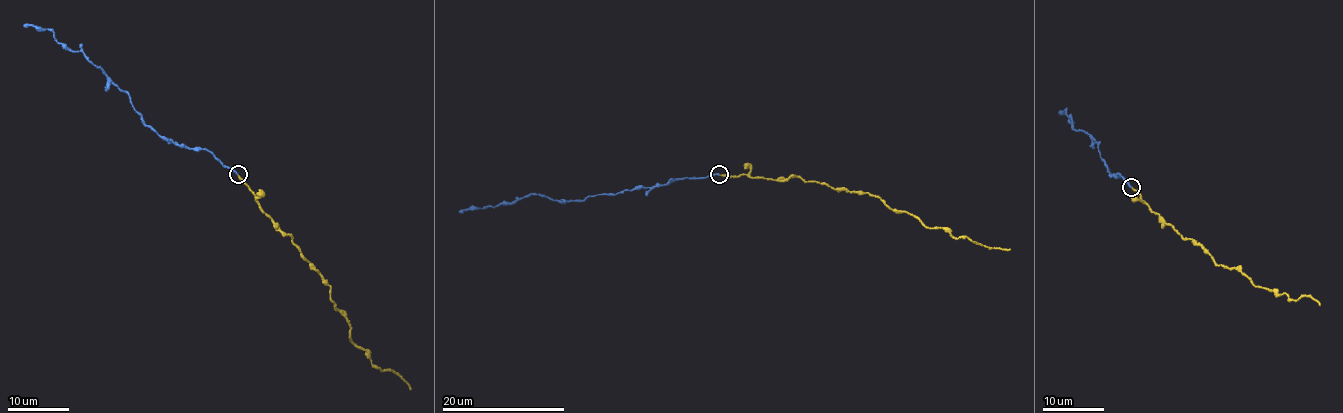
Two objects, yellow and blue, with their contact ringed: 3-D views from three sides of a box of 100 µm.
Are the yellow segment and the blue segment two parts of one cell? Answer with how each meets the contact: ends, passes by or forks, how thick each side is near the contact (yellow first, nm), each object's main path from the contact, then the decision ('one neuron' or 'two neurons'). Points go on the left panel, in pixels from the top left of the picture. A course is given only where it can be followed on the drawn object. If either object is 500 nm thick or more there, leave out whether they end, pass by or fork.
yellow ends | blue ends | 170/190 nm | yellow via (237, 175), (319, 271), (347, 321), (353, 343), (366, 350), (374, 366), (399, 374), (411, 389) | blue via (237, 175), (208, 151), (163, 138), (85, 54), (67, 49), (47, 29), (24, 24) | one neuron

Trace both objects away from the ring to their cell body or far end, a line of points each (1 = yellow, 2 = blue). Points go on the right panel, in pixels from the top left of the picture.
1: (1131, 187), (1163, 223), (1200, 244), (1212, 261), (1235, 267), (1265, 289), (1290, 300), (1309, 296), (1320, 305)
2: (1131, 187), (1120, 174), (1108, 176), (1098, 142), (1081, 130), (1075, 131), (1065, 109), (1060, 113)

